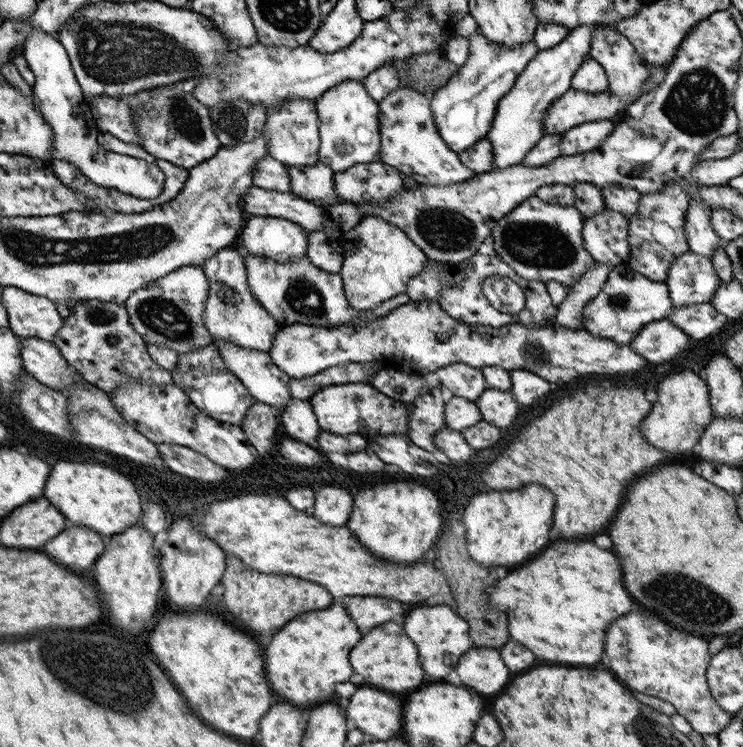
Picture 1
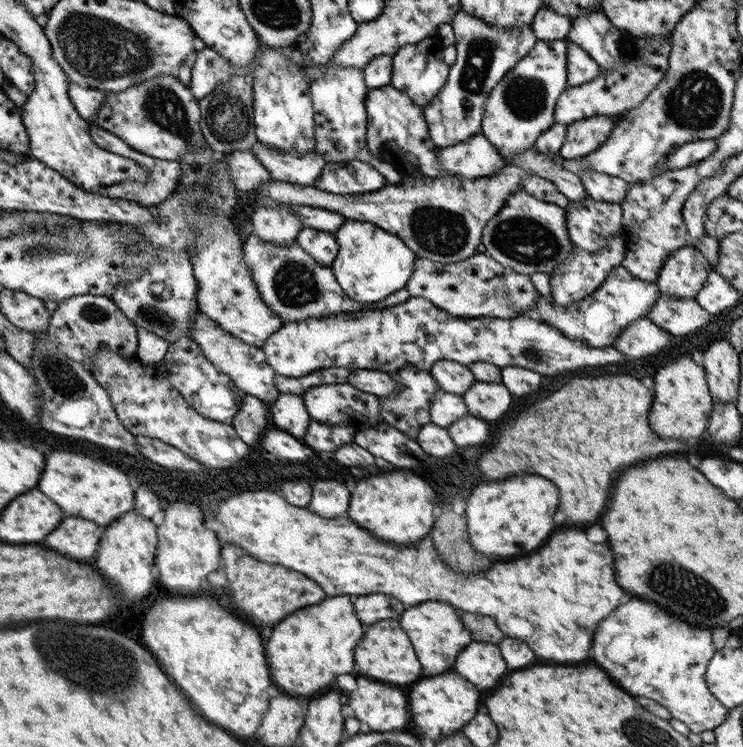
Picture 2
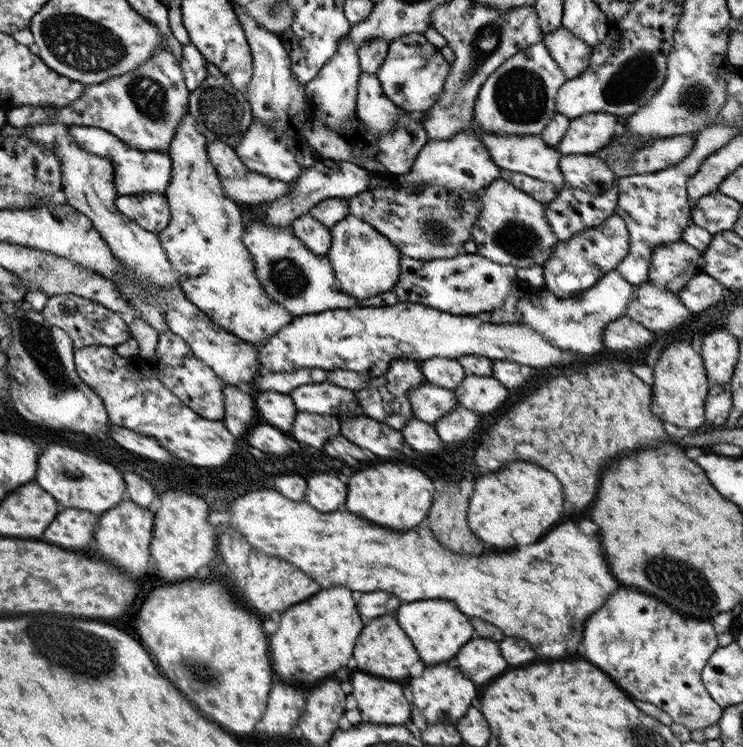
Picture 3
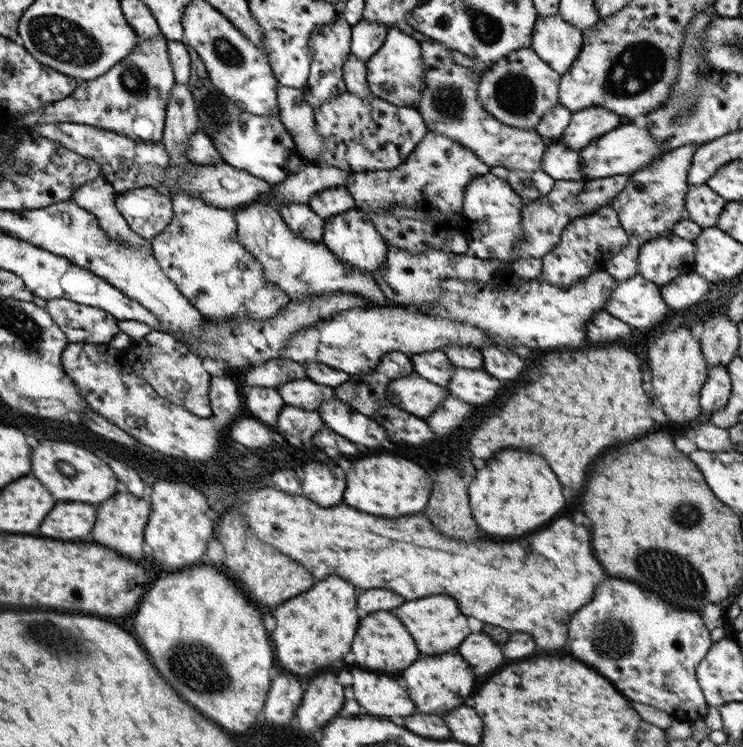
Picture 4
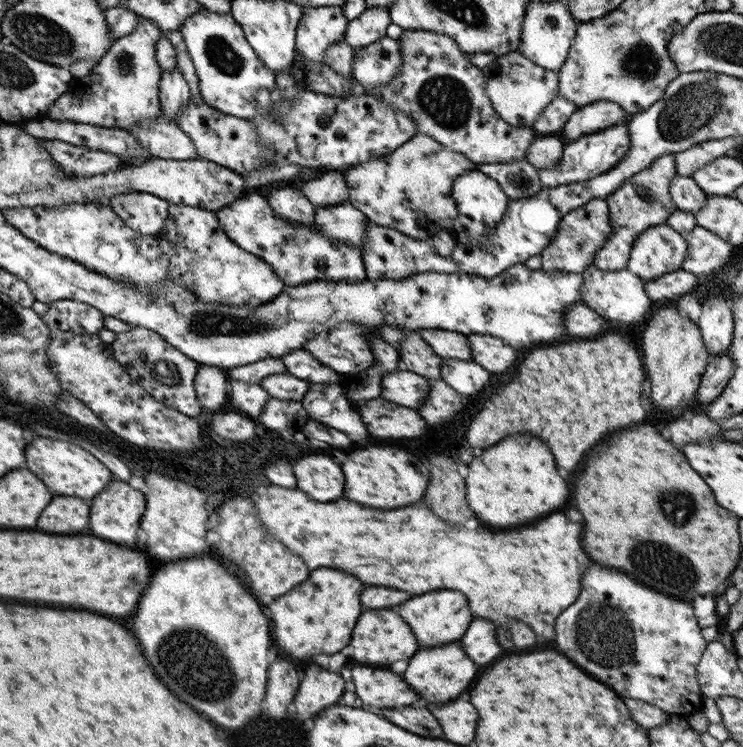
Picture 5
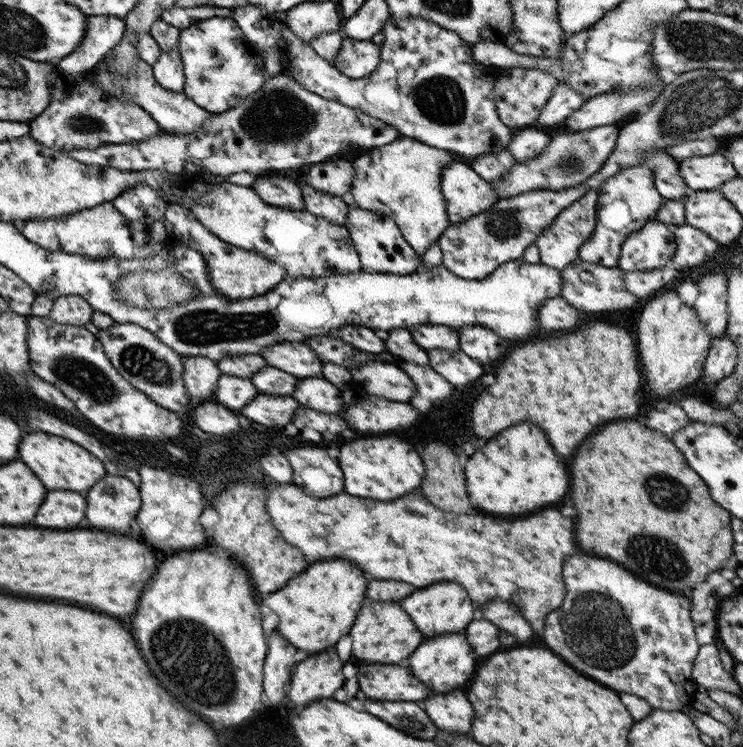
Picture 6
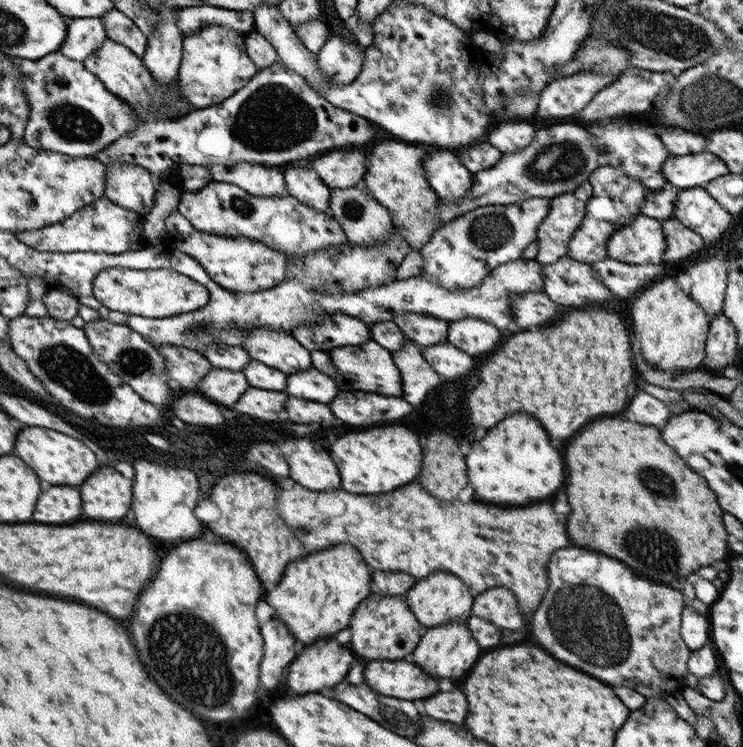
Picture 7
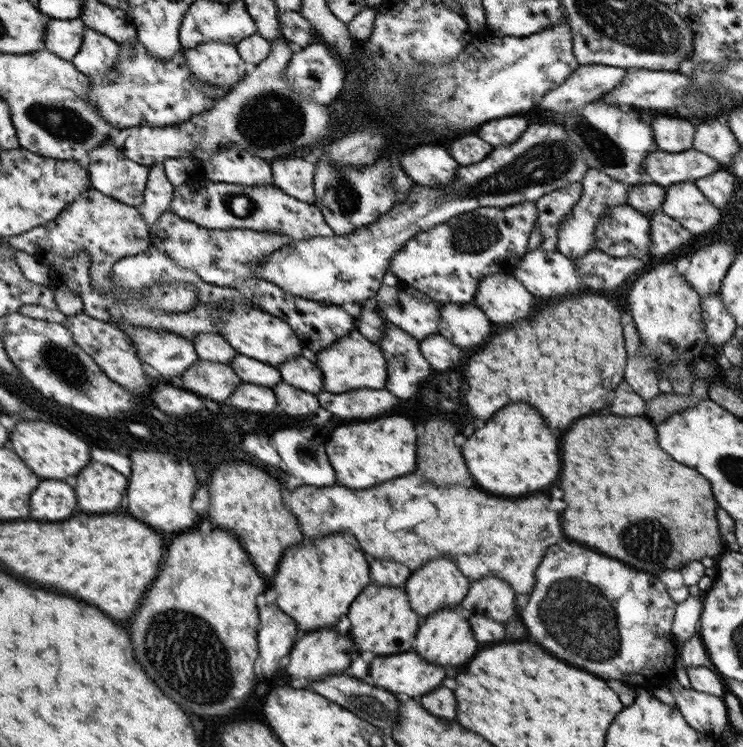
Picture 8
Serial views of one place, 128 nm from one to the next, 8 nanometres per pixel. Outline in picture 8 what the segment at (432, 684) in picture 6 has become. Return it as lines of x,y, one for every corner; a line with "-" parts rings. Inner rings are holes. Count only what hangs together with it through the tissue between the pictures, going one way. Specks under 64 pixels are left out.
457,606
447,610
441,608
439,612
431,612
427,616
427,620
423,622
423,626
419,624
417,628
417,636
415,636
415,652
427,660
429,664
437,664
437,666
461,666
465,662
471,660
471,656
477,652
477,642
471,632
468,619
465,619

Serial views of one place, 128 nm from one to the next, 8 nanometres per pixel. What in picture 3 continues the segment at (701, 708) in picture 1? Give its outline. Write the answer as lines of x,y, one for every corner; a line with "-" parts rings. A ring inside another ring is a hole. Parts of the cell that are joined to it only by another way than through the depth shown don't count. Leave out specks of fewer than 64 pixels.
617,588
617,592
611,592
603,602
603,608
587,618
581,646
587,662
603,670
631,699
653,704
667,713
672,722
682,724
691,731
707,728
719,720
722,708
711,699
700,679
701,669
718,646
711,622
687,620
651,596
637,596
633,590

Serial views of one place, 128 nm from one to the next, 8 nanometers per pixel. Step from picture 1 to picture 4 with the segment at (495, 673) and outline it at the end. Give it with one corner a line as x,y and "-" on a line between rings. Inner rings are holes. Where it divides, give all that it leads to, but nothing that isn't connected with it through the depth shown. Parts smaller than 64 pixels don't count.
481,631
477,634
469,634
457,648
459,656
467,662
467,666
473,670
473,676
485,676
495,672
501,662
503,662
503,654
499,650
499,646

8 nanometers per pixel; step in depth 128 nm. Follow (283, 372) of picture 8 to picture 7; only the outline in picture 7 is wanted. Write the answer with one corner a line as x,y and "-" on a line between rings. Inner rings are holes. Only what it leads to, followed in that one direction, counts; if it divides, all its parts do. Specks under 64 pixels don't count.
313,367
309,369
287,375
284,392
295,398
329,404
338,391
335,381

